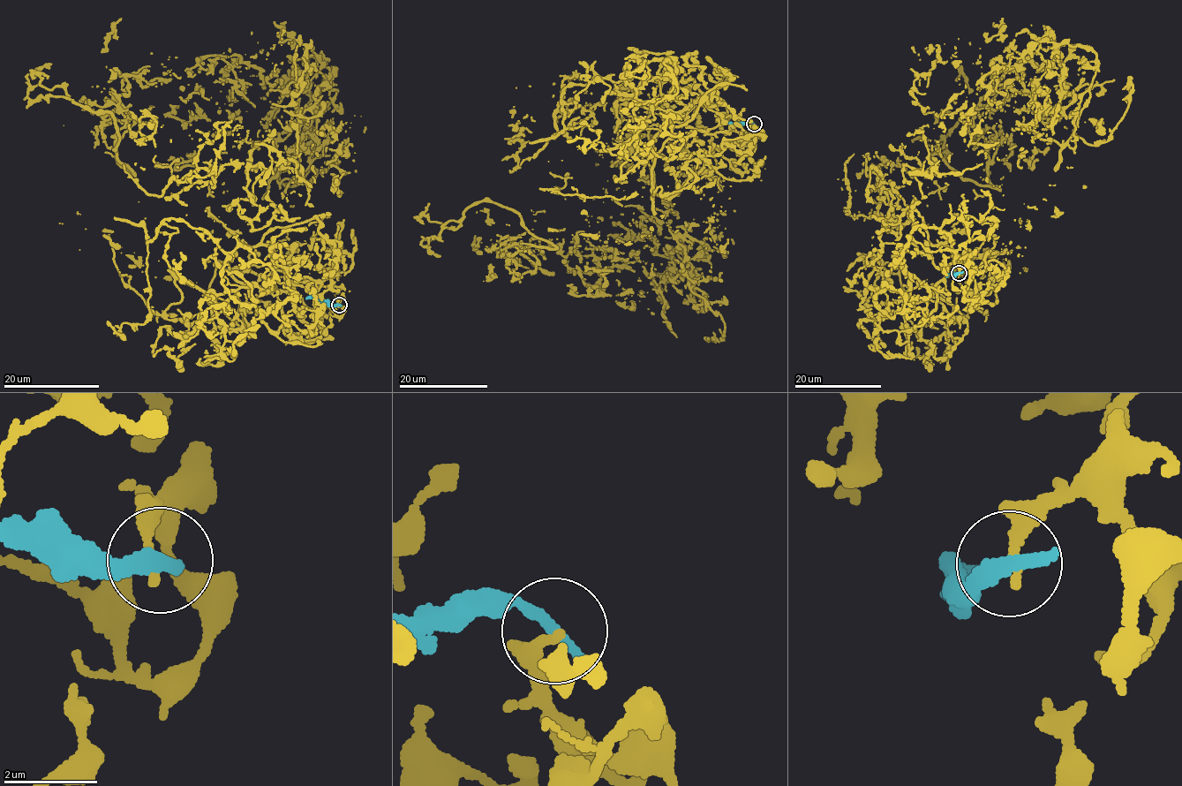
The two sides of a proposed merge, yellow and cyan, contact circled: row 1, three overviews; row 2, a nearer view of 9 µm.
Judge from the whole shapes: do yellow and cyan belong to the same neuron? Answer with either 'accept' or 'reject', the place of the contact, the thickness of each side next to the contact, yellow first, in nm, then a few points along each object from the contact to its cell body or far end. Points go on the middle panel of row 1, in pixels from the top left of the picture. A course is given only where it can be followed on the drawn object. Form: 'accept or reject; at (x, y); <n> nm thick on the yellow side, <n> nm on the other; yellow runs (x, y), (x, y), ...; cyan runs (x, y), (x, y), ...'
reject; at (754, 124); 220 nm thick on the yellow side, 340 nm on the other; yellow runs (754, 124), (673, 195), (688, 109), (641, 139), (669, 280), (479, 200), (440, 255); cyan runs (754, 124), (722, 122)

